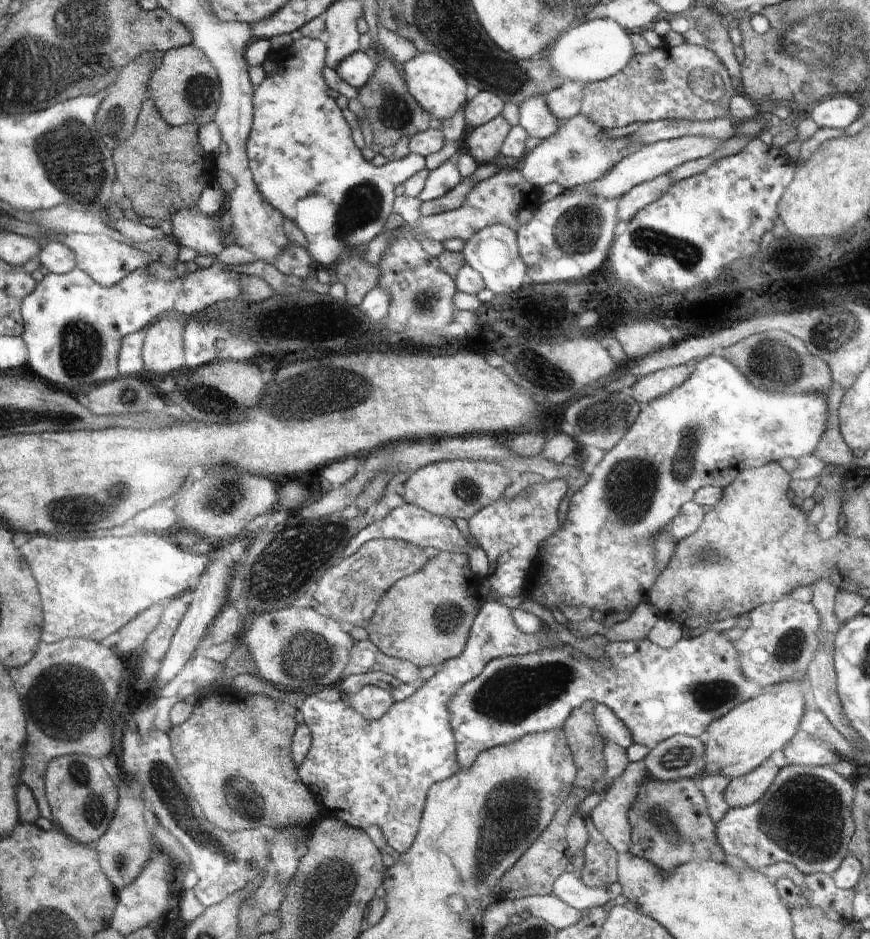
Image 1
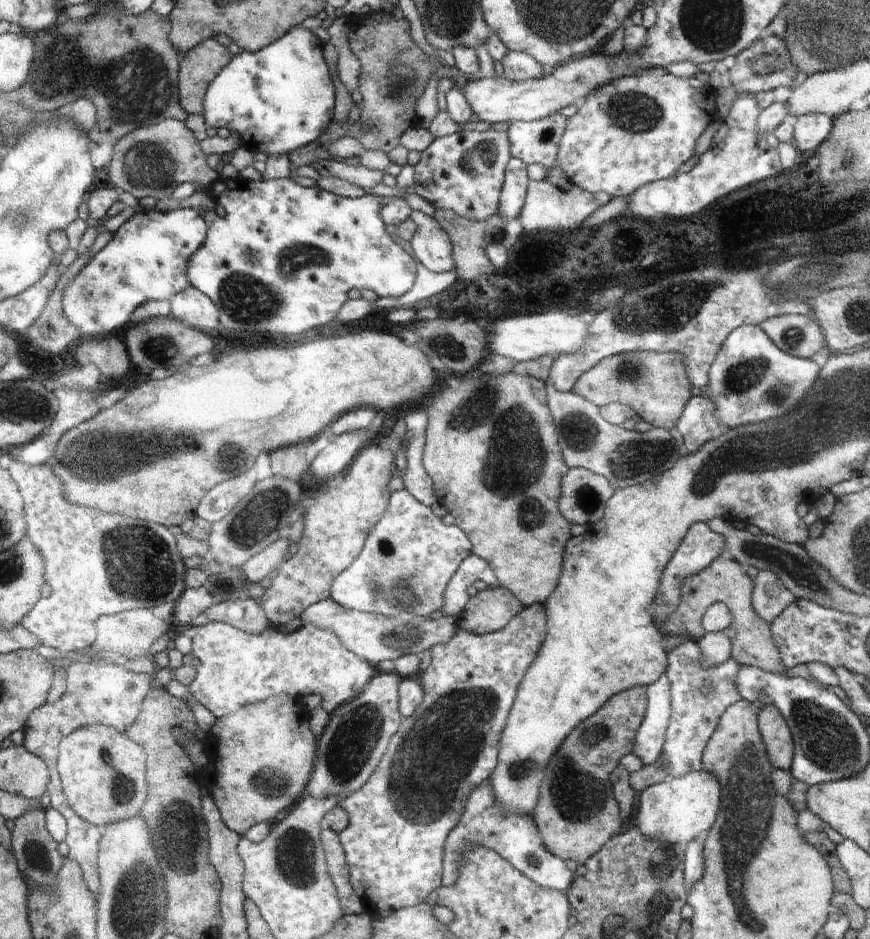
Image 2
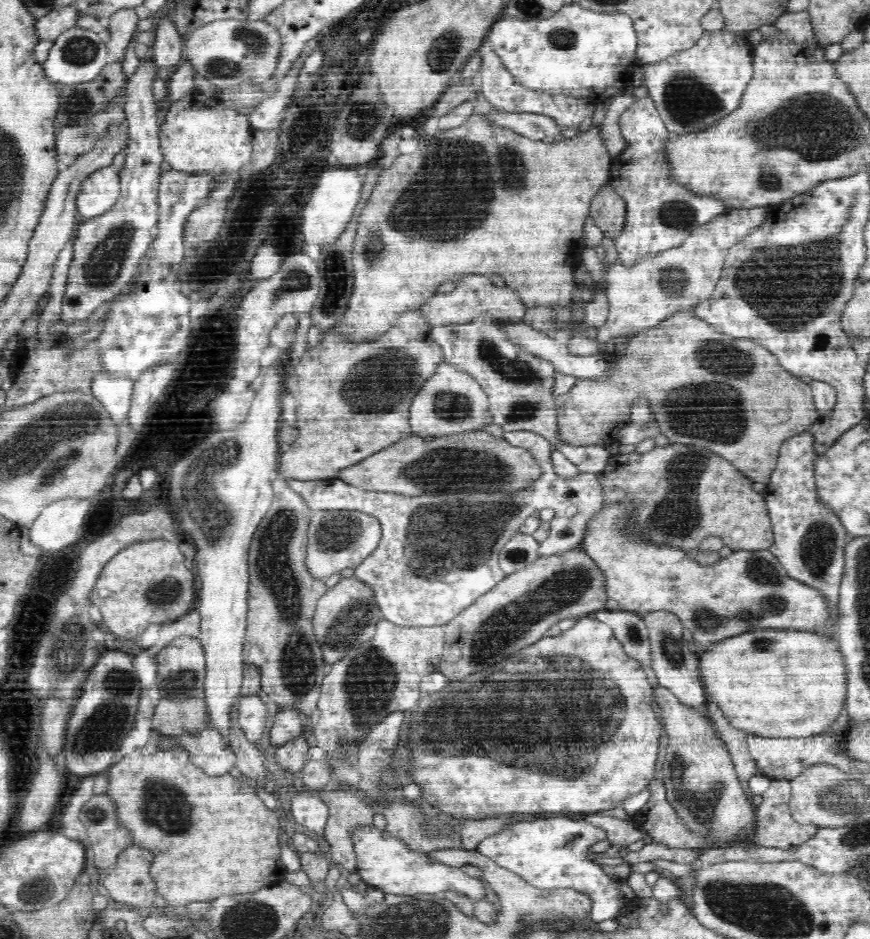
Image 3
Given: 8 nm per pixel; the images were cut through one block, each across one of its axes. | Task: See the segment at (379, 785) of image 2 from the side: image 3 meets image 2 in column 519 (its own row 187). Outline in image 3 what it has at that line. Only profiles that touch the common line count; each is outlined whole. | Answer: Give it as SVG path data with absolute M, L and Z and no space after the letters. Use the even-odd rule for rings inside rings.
M649 96L635 98L621 114L619 126L626 145L621 154L614 158L610 176L612 186L623 195L624 202L627 203L626 224L622 232L613 239L614 249L617 250L617 257L620 258L621 263L629 265L645 255L654 255L656 252L676 248L692 234L693 229L731 209L730 203L726 200L720 200L716 196L698 196L698 193L674 178L674 167L670 165L670 152L667 150L672 136L663 124L652 98Z

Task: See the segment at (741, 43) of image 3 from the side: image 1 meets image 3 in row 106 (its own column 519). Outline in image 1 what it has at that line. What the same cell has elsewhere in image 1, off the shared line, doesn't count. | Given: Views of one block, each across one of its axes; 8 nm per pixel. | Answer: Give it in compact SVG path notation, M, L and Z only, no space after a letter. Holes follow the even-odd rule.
M708 630L696 637L690 637L688 639L680 639L673 647L669 649L662 648L661 645L654 644L650 642L647 638L643 641L611 641L605 647L608 656L615 662L614 669L607 669L601 663L597 661L594 662L596 666L601 666L601 674L597 674L594 666L592 666L593 659L588 660L577 660L573 658L565 649L564 644L560 647L555 647L554 649L543 649L540 652L532 653L529 655L516 655L515 657L502 657L491 661L488 666L484 668L480 675L476 678L469 680L461 690L455 693L453 699L450 701L450 712L451 712L451 727L455 734L455 739L457 740L458 748L458 760L459 765L462 769L469 769L477 756L481 754L482 751L488 750L489 748L494 748L500 746L501 744L506 744L506 742L512 742L518 740L521 736L530 733L540 733L549 731L552 728L560 728L565 724L565 720L569 718L570 714L574 712L582 704L588 703L590 701L598 704L606 705L610 710L613 710L617 717L622 721L622 724L629 729L630 734L633 736L633 742L636 744L642 744L642 746L647 746L650 749L658 746L664 739L669 739L674 735L688 735L691 737L702 736L709 724L713 722L714 719L720 718L732 711L734 707L738 704L744 703L760 694L762 692L767 692L767 686L762 683L757 683L752 679L746 678L743 675L741 664L739 663L739 654L735 649L733 643L728 641L721 633L714 630Z

